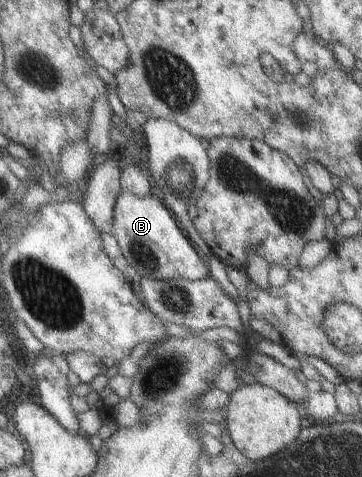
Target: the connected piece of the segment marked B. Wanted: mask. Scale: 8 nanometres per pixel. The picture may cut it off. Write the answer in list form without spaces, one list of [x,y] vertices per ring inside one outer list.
[[[120,190],[112,209],[110,235],[117,242],[125,261],[140,278],[200,280],[209,276],[202,254],[189,244],[187,236],[171,219],[171,213],[154,194],[137,197],[131,192]]]

